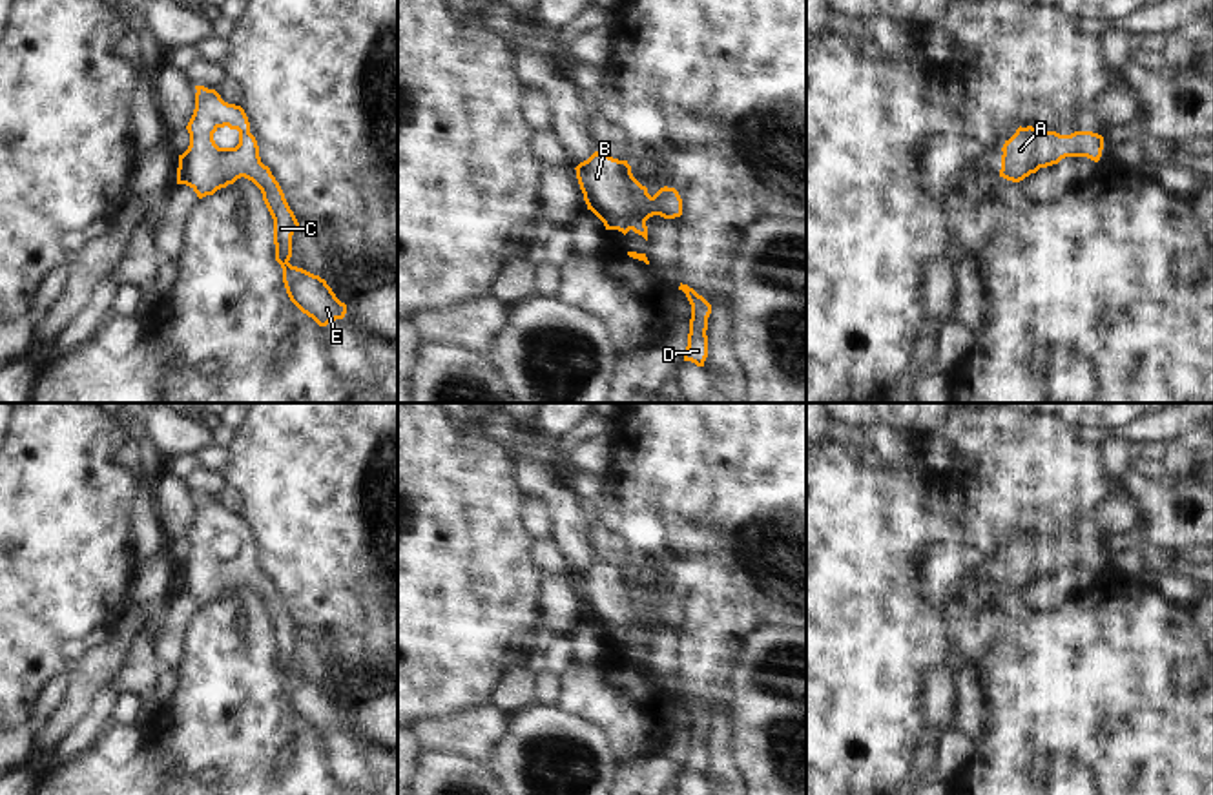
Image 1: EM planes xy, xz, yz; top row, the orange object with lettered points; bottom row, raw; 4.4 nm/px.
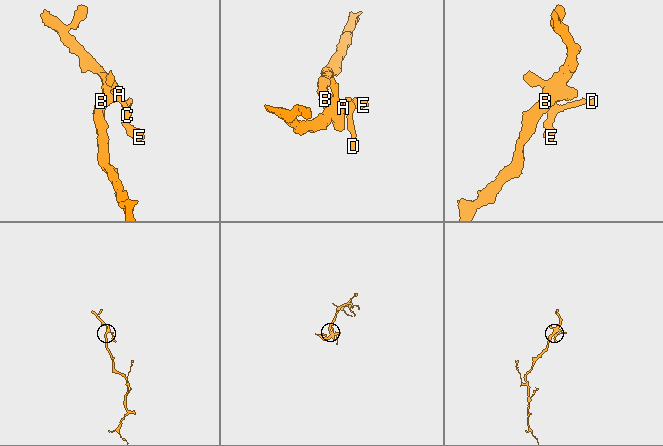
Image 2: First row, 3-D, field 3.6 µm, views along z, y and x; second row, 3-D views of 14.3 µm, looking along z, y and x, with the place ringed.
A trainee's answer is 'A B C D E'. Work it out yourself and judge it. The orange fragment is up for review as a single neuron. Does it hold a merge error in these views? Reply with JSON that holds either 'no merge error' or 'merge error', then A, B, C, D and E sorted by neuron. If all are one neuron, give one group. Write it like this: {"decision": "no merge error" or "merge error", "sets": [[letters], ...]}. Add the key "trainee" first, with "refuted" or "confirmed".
{"trainee": "confirmed", "decision": "no merge error", "sets": [["A", "B", "C", "D", "E"]]}

